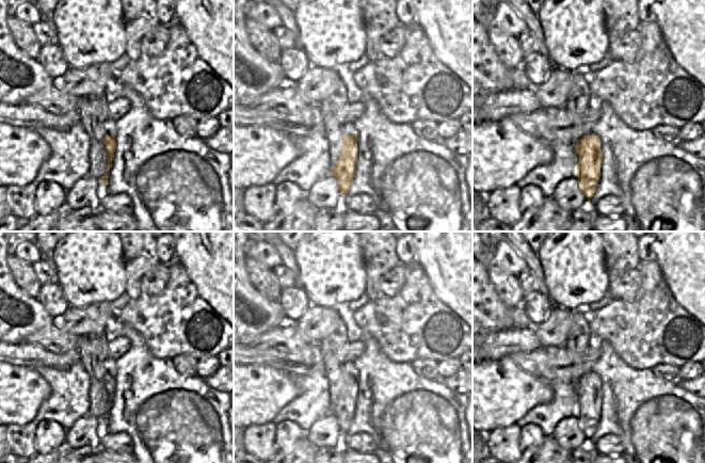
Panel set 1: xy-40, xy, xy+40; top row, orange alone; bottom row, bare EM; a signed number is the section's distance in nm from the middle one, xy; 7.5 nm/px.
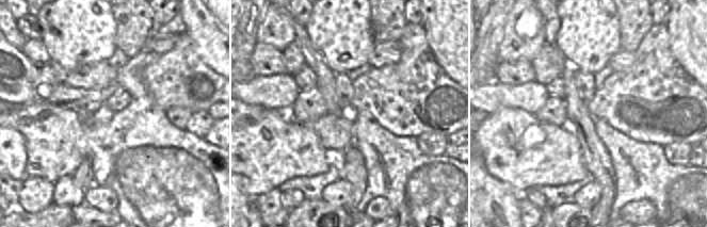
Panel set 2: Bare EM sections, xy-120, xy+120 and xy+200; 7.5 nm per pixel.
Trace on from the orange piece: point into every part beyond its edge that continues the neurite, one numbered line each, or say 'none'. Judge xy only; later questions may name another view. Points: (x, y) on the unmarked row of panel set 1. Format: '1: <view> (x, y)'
1: xy (349, 368)

